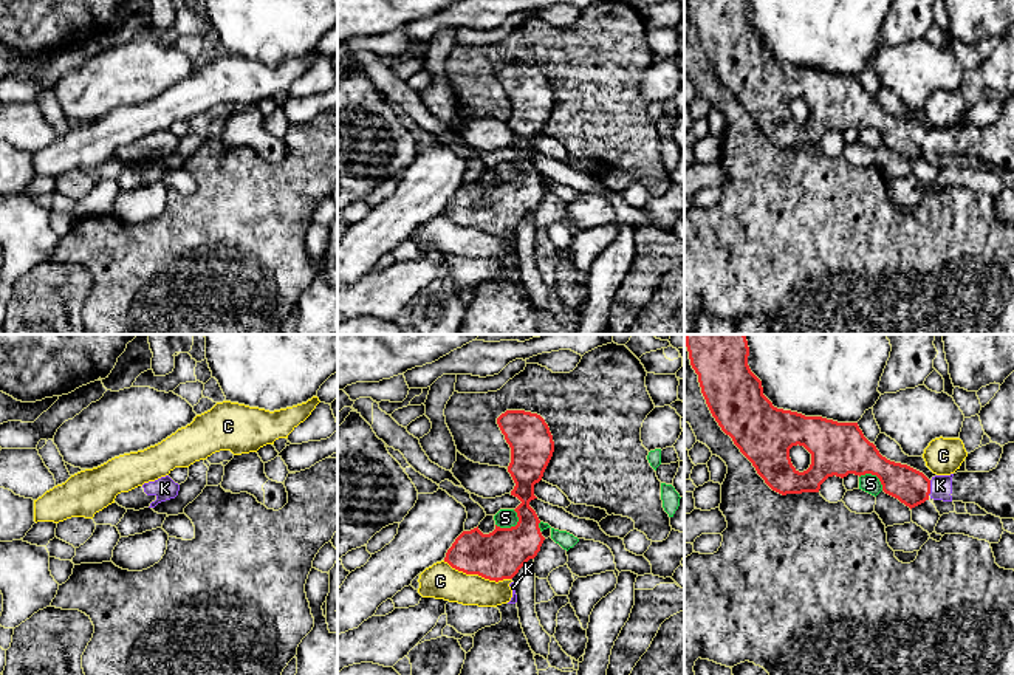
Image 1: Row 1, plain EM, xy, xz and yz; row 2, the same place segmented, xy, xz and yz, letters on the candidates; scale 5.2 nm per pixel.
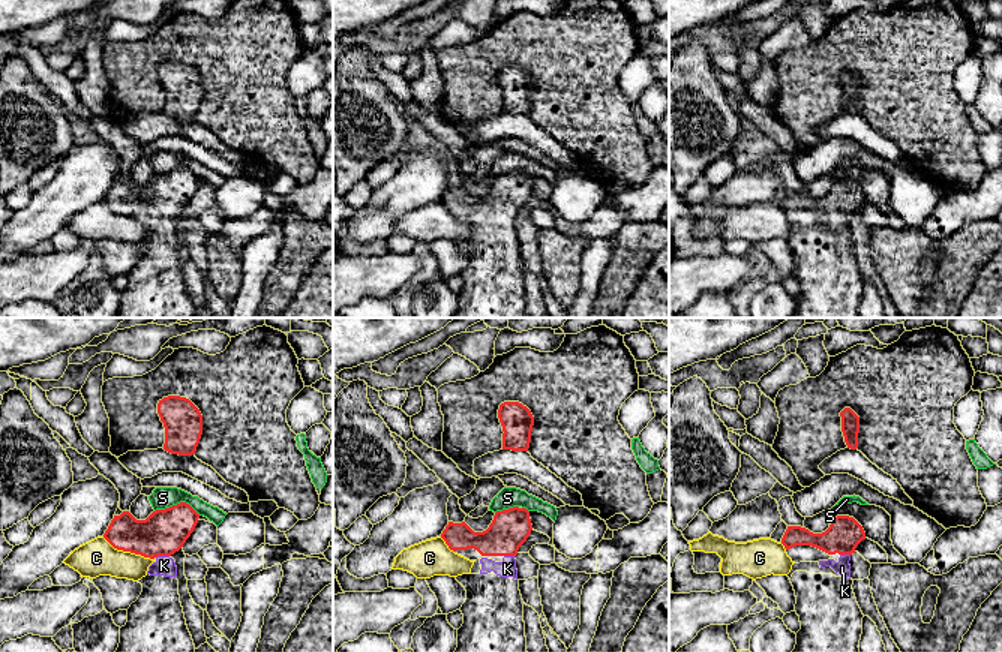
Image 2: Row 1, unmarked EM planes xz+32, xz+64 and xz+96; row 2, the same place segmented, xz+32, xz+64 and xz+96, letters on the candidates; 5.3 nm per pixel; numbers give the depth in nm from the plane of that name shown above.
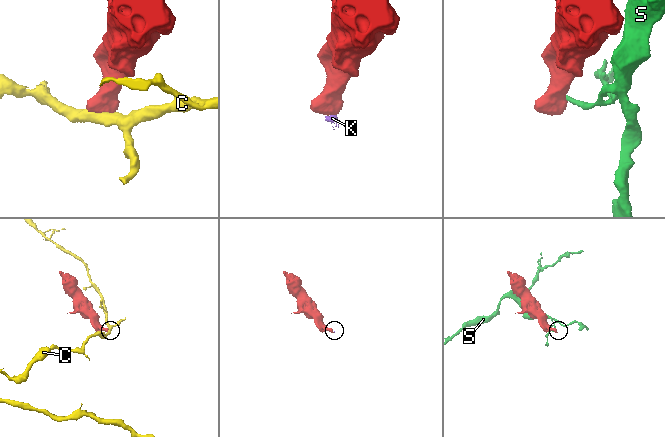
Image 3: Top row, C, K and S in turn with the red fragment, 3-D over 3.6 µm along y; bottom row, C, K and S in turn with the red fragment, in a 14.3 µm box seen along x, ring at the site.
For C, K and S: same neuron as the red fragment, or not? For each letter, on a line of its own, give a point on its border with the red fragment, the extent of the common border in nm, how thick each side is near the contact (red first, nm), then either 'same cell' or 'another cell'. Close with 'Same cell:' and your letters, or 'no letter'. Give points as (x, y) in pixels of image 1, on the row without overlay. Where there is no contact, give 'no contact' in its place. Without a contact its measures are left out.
C: meets red in xz at (477, 226); contact 360 nm long; 260 nm thick on the red side, 190 nm on the other; another cell
K: meets red in yz at (929, 141); contact 80 nm long; 190 nm thick on the red side, 110 nm on the other; same cell
S: meets red in xz at (511, 180); contact 140 nm long; 260 nm thick on the red side, 100 nm on the other; another cell
Same cell: K

